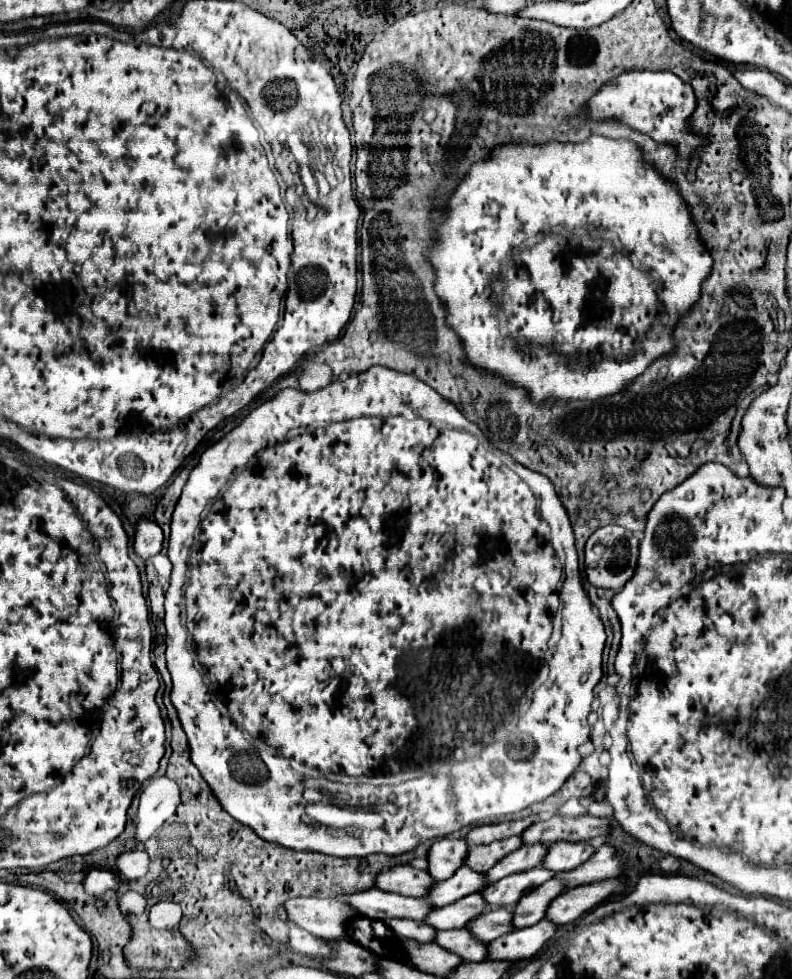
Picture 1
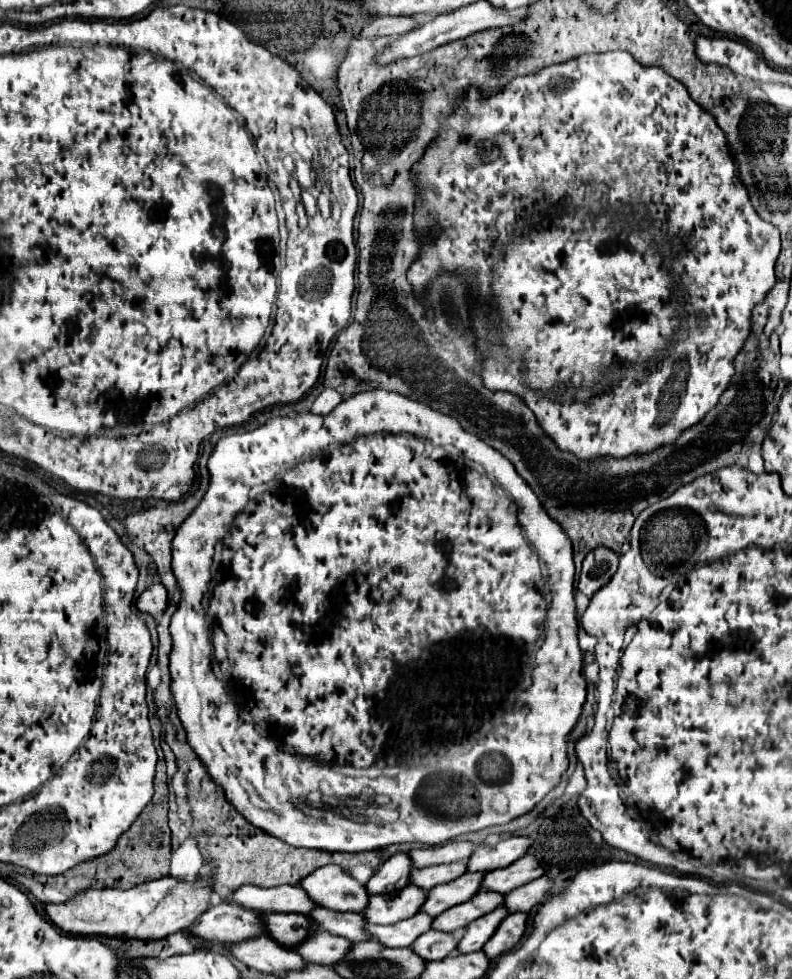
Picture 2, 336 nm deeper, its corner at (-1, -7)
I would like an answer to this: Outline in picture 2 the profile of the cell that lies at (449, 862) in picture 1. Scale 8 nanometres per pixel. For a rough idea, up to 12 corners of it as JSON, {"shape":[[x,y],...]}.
{"shape":[[399,852],[367,882],[369,894],[409,884],[411,858]]}

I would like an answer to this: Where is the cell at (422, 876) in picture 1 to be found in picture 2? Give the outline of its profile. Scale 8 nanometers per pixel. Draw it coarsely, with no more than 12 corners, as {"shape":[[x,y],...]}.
{"shape":[[337,864],[317,868],[301,888],[331,910],[363,912],[365,884]]}

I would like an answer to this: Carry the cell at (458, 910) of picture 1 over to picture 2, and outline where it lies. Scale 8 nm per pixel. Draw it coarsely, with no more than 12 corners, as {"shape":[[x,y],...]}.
{"shape":[[417,912],[391,926],[367,924],[383,946],[411,946],[433,916]]}

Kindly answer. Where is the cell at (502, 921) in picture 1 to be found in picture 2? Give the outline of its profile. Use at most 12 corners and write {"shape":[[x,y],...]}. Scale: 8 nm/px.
{"shape":[[421,934],[411,946],[427,962],[457,950],[453,934]]}

